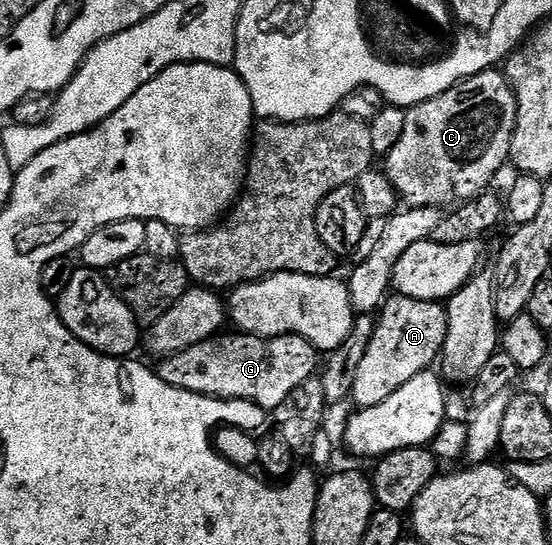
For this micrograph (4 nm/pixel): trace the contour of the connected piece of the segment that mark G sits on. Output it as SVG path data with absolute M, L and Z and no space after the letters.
M243 332L221 333L207 338L177 354L169 354L158 366L158 373L166 384L186 392L198 392L211 398L246 400L271 412L318 370L318 351L296 334L283 334L277 338L260 338L257 334Z

